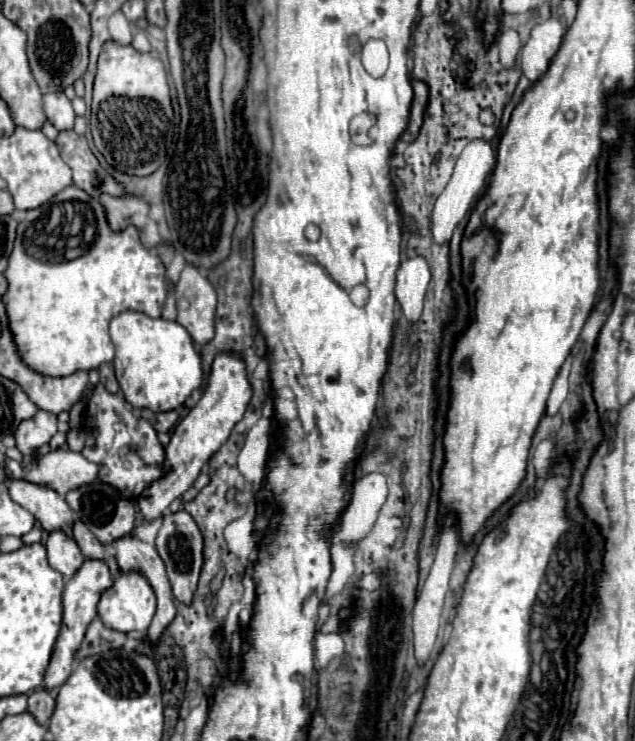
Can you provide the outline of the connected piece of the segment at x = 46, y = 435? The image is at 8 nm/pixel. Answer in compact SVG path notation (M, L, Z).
M39 410L33 418L21 422L21 426L17 428L15 432L17 448L23 454L23 458L31 458L33 450L41 448L43 444L49 444L55 432L57 432L57 416L47 410Z

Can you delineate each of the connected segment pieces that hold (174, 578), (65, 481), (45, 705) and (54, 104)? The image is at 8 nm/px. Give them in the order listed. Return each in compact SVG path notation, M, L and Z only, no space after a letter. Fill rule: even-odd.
M185 510L163 516L159 534L155 538L155 548L161 556L161 560L165 562L167 576L169 576L169 582L173 588L173 596L177 600L181 600L183 604L191 604L191 598L193 598L193 592L195 592L195 586L199 580L199 572L203 566L203 538L201 538L201 532L199 532L197 524L193 522L193 518Z
M53 450L47 452L33 468L29 468L23 480L39 486L49 486L57 494L65 496L69 490L97 480L99 468L99 464L87 460L79 452Z
M39 688L39 690L35 690L35 692L29 696L27 712L29 712L39 724L47 724L47 722L49 722L53 708L55 708L53 692L49 692L49 690L45 690L45 688Z
M51 92L43 96L43 108L47 114L47 120L59 130L71 130L75 122L75 112L71 108L71 102L63 92Z

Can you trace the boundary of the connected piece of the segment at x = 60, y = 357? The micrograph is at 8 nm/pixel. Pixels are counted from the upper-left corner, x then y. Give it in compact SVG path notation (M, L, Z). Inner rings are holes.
M77 186L61 190L39 208L27 210L21 214L17 226L17 238L13 252L9 254L7 270L3 272L9 286L3 294L3 304L9 316L9 330L17 348L17 356L23 364L43 376L69 376L75 370L93 370L103 362L113 360L111 340L109 340L109 320L121 314L123 310L143 312L151 318L159 318L165 298L165 266L161 258L145 250L139 242L139 234L133 226L121 234L113 234L105 222L105 210L97 198L89 198ZM91 210L95 218L95 238L89 248L81 248L81 228L85 228L85 214Z

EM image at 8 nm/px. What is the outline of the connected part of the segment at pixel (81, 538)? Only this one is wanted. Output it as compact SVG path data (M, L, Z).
M77 522L75 524L75 530L73 530L73 538L77 542L77 546L81 548L81 554L87 558L87 560L105 560L107 552L105 552L105 546L89 532L89 528L83 524L83 522Z

